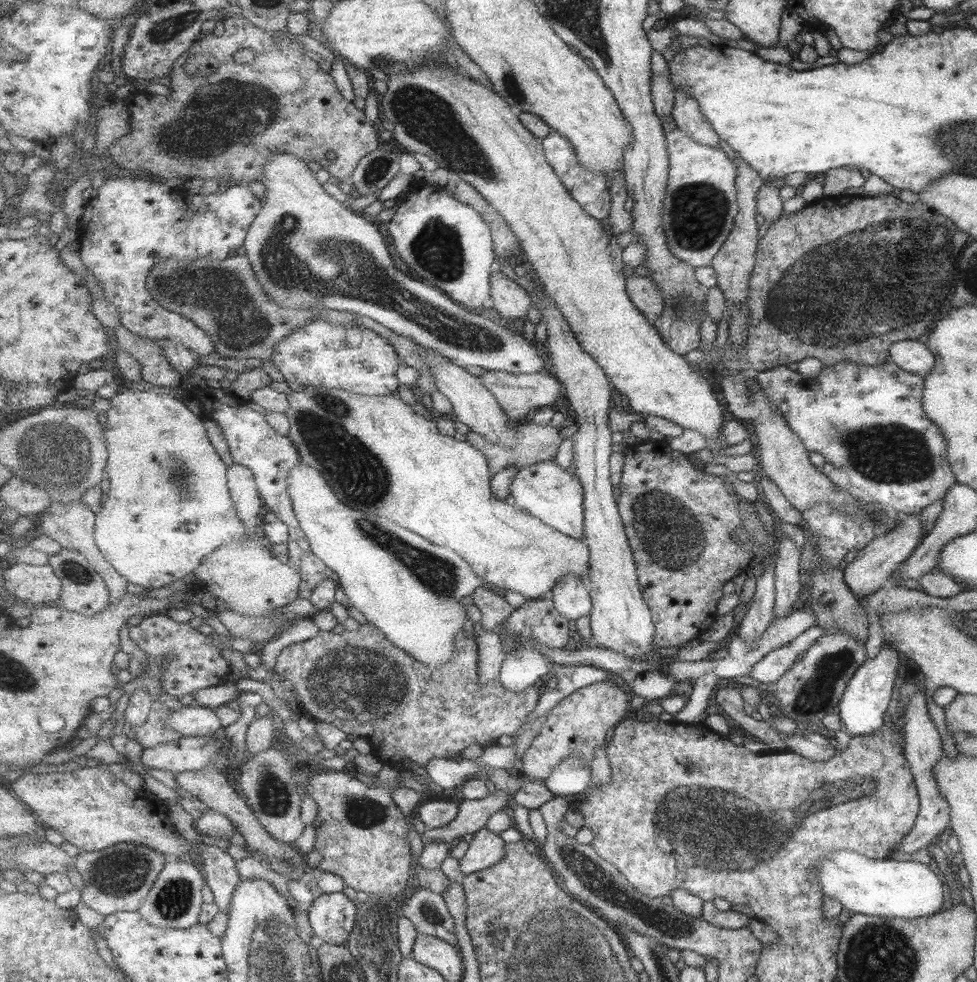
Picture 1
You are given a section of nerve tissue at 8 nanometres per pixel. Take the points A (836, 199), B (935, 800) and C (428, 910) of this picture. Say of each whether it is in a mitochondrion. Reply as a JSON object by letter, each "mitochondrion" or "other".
{"A":"other","B":"other","C":"mitochondrion"}

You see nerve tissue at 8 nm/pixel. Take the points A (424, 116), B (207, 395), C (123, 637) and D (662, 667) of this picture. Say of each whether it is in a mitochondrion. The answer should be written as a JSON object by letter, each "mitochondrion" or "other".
{"A":"mitochondrion","B":"other","C":"other","D":"other"}

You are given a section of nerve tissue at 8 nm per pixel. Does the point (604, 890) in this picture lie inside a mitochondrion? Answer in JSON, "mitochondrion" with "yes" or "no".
{"mitochondrion":"yes"}

